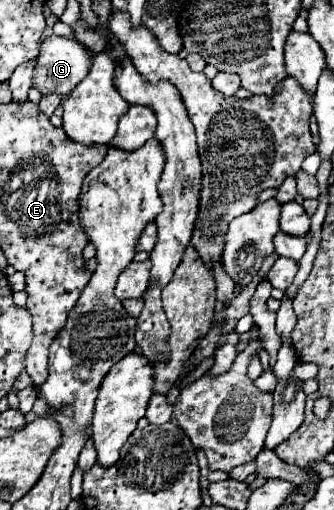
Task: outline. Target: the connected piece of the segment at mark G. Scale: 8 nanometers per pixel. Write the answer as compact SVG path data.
M48 35L40 43L40 55L36 59L32 87L36 87L42 95L56 93L60 97L66 97L90 73L90 65L92 65L92 53L86 47L82 47L78 41L70 41L58 35Z

